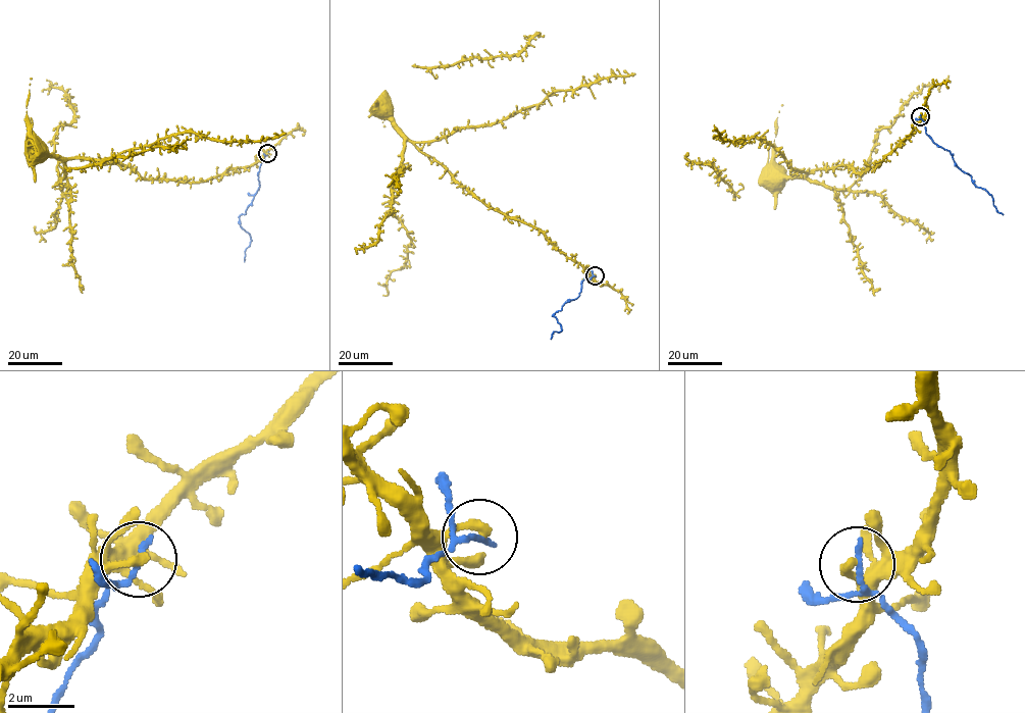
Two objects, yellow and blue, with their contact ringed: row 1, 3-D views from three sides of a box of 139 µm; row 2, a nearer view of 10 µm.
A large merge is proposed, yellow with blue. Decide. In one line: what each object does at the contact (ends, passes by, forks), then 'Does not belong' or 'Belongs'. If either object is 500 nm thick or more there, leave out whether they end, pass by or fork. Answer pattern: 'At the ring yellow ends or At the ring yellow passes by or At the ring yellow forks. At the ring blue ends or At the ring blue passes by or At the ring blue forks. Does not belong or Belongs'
At the ring yellow ends. At the ring blue passes by. Does not belong

